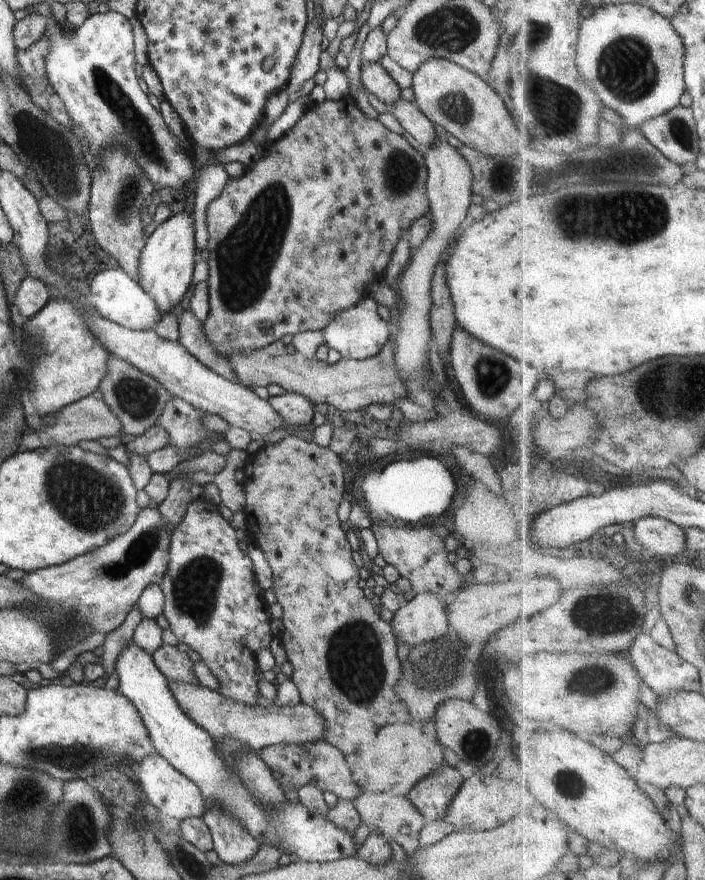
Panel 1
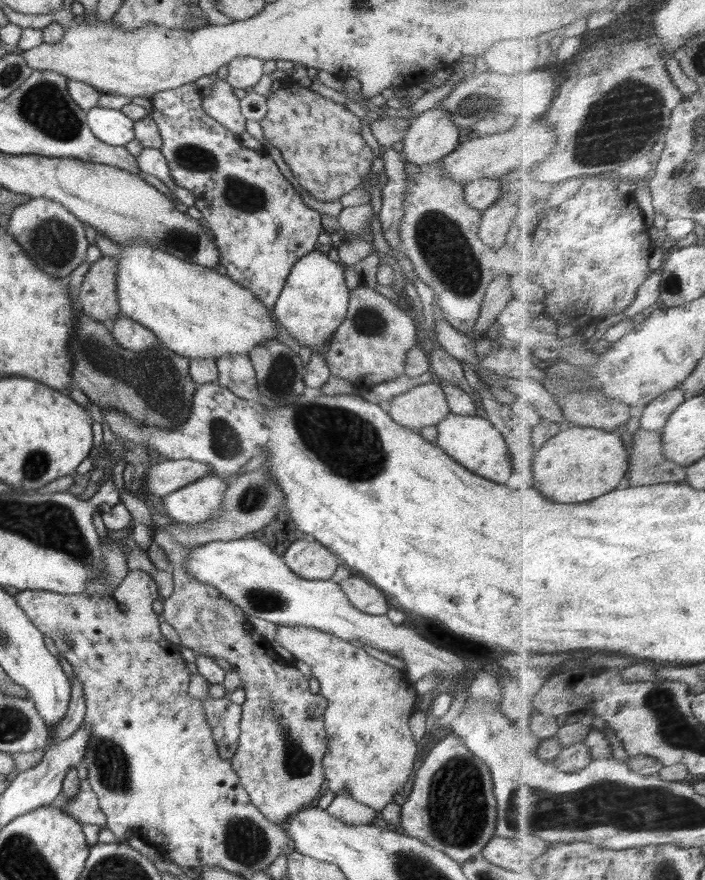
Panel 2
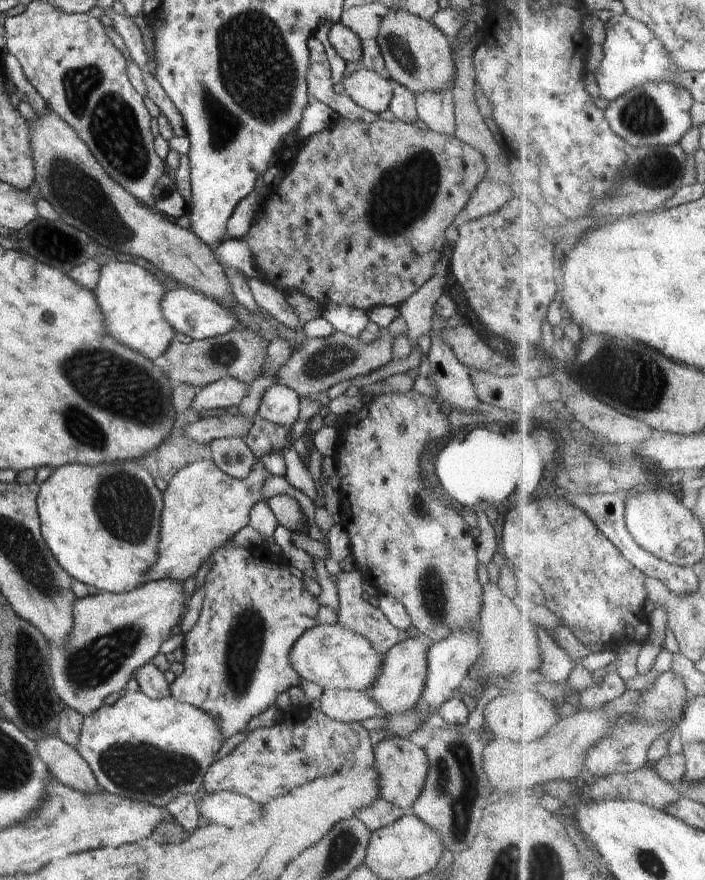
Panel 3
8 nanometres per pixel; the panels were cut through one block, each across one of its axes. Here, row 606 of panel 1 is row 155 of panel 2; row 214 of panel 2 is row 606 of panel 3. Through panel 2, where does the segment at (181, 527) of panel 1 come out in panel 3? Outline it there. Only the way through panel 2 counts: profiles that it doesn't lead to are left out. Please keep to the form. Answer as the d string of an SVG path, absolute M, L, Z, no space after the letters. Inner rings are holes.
M233 538L228 541L223 547L218 549L206 562L213 564L209 574L204 581L204 590L206 595L202 604L202 609L199 614L198 621L190 632L185 634L182 649L184 652L184 660L182 663L183 671L180 676L177 676L173 682L169 684L170 695L176 700L184 701L185 703L194 705L195 707L204 709L209 712L215 721L219 724L225 740L238 734L240 730L246 728L246 724L258 714L262 714L269 706L275 703L276 697L284 691L288 691L297 682L302 681L300 676L293 671L292 665L289 663L289 652L292 645L306 632L308 629L313 629L317 625L317 614L320 610L320 603L317 597L308 592L306 586L297 576L290 572L290 564L286 557L281 553L275 553L267 550L265 547L238 547L235 548L232 544Z

